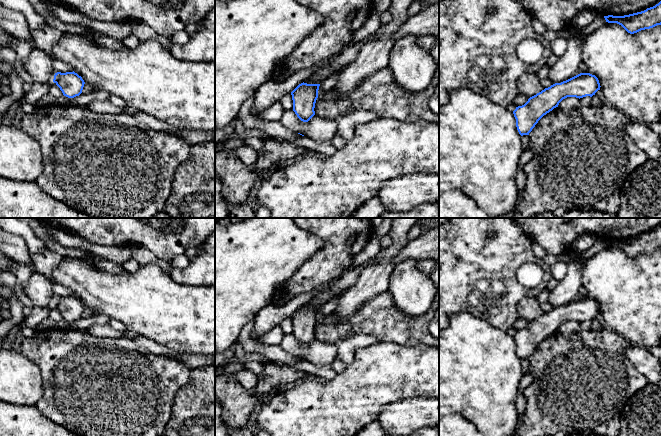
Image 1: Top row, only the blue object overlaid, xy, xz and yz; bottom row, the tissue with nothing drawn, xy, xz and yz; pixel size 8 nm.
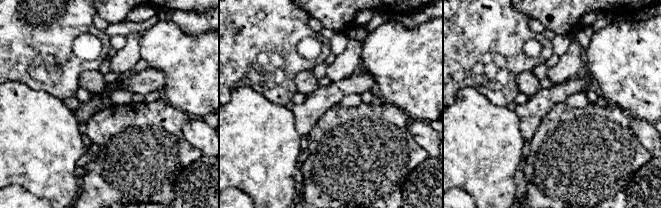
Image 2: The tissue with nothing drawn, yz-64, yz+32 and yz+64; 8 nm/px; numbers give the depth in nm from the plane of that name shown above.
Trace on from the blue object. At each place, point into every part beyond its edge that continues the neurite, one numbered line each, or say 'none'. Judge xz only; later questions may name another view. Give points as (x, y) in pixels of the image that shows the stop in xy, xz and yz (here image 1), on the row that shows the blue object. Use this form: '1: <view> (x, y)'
none

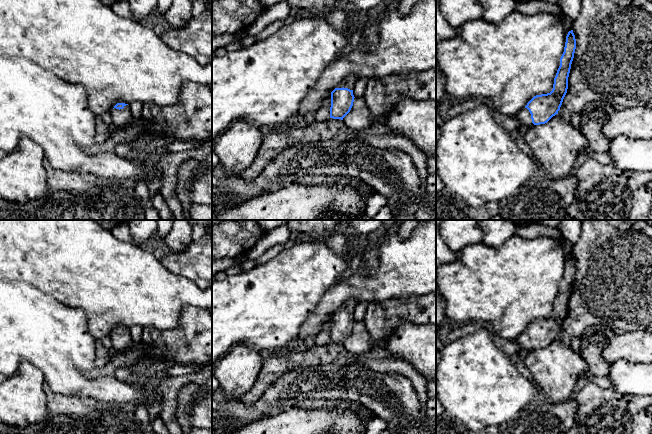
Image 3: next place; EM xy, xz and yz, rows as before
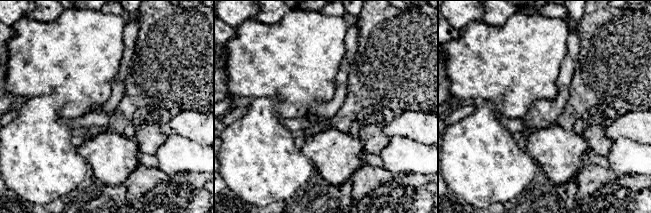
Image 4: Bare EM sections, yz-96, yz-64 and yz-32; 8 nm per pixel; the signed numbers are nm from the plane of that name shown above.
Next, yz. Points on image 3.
1: yz (523, 117)

